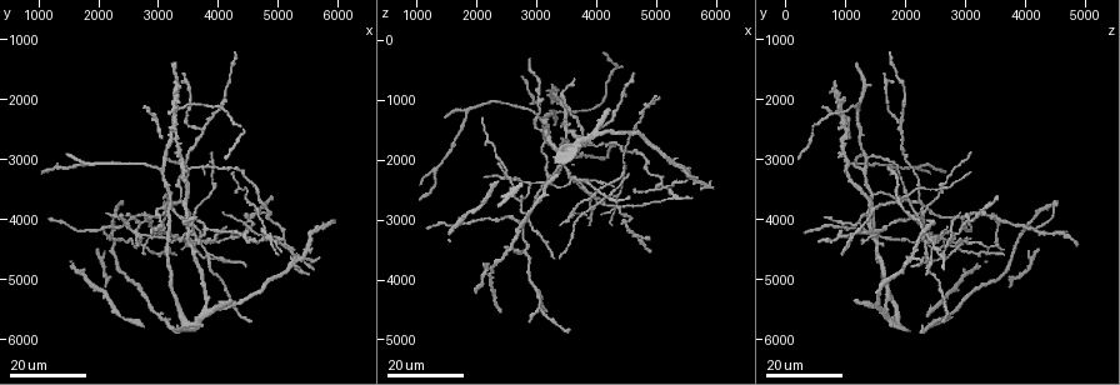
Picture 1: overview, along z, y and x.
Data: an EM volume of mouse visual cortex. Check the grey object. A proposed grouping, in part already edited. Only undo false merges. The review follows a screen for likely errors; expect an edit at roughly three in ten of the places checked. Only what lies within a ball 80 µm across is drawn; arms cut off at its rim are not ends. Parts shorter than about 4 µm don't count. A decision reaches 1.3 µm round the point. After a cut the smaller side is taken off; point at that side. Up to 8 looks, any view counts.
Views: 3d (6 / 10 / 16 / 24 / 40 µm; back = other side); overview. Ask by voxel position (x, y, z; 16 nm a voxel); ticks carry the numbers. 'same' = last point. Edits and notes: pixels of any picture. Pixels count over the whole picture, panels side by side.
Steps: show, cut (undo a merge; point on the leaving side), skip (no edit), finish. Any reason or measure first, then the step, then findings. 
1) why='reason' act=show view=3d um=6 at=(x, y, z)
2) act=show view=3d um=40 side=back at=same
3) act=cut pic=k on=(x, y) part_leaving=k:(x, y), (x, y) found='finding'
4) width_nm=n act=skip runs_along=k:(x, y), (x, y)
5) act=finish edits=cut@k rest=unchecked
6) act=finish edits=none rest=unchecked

act=show view=3d um=16 at=(3350, 2200, 1250)

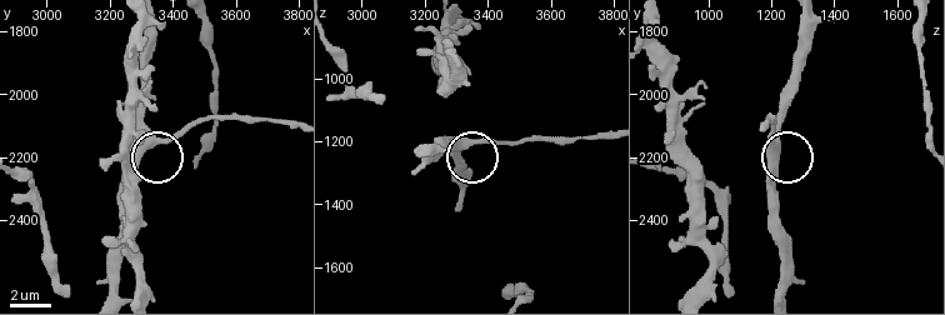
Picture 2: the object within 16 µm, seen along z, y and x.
act=show view=3d um=6 at=(3350, 2150, 1200)

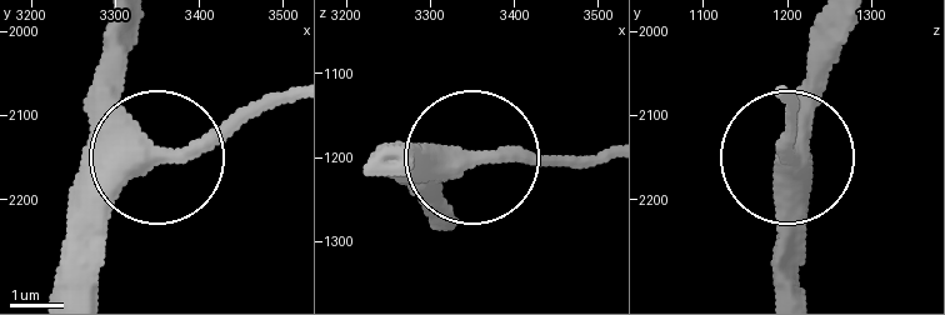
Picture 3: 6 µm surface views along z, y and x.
width_nm=410 act=skip found='one neuron here'

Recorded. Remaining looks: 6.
why='three-way junction' act=show view=3d um=16 at=(3500, 3200, 1850)

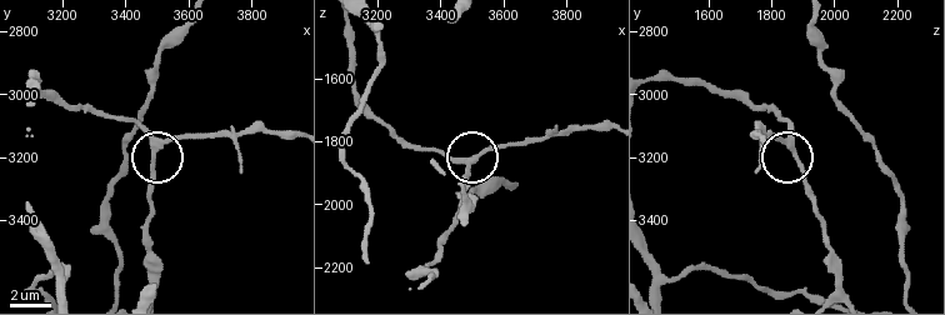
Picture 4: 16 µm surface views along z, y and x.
act=show view=3d um=10 at=(3500, 3170, 1860)

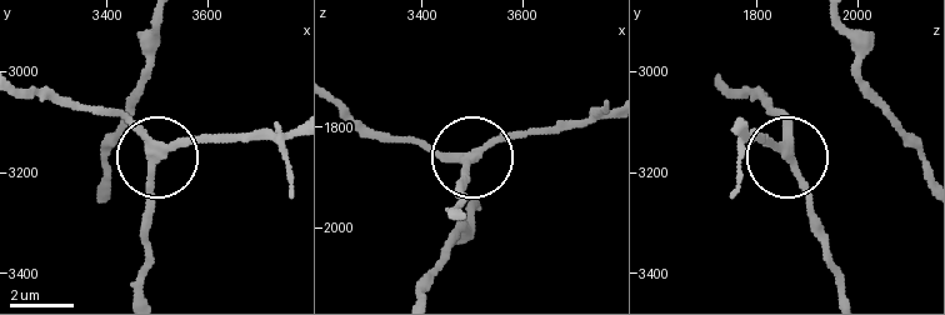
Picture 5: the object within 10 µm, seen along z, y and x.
width_nm=230 act=skip runs_along=5:(341, 106), (366, 125), (465, 155), (463, 185) found='all the same neuron'

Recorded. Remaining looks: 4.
why='small branch off a trunk' act=show view=3d um=16 at=(4900, 4350, 1100)

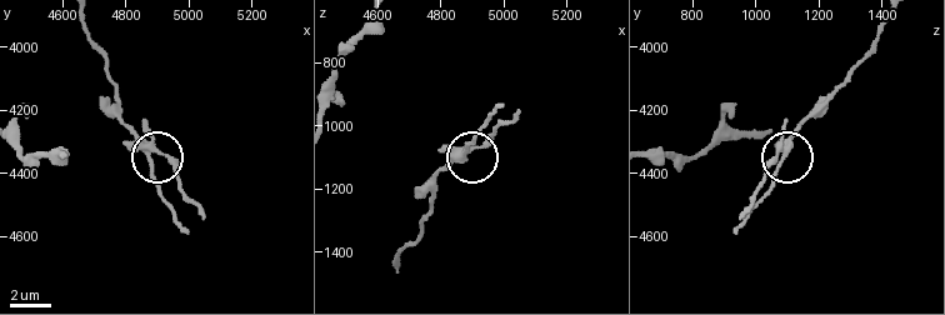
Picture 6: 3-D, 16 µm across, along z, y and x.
act=show view=3d um=6 at=(4890, 4330, 1080)

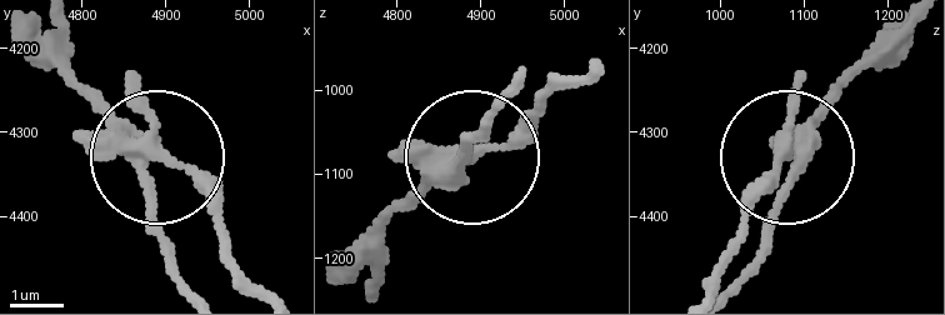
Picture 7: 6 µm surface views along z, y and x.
arms=3 act=cut pic=7 on=(80, 85) part_leaving=7:(116, 138), (68, 61), (63, 21) found='a second neuron is stuck on'

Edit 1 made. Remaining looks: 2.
act=finish edits=cut@7 rest=unchecked

